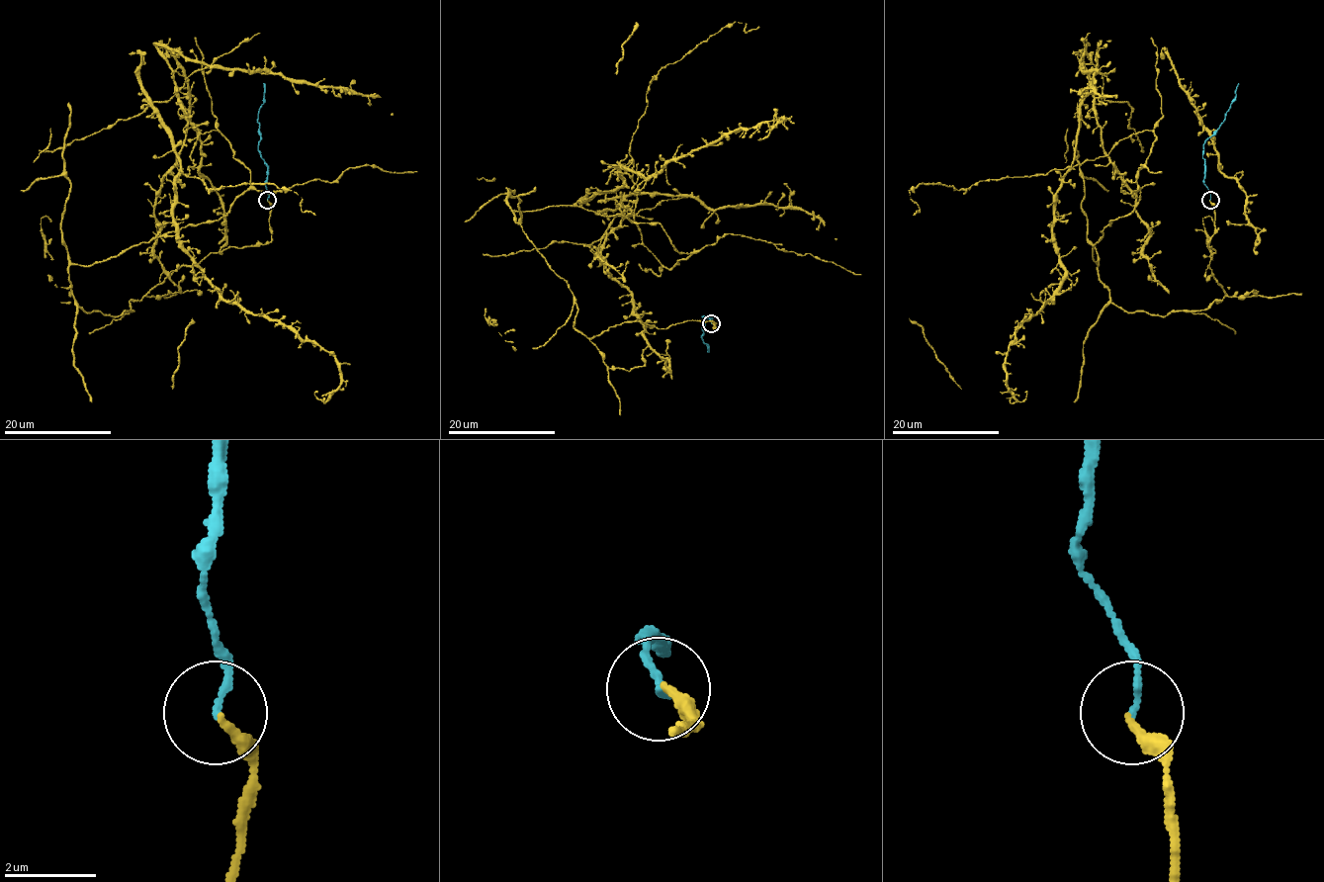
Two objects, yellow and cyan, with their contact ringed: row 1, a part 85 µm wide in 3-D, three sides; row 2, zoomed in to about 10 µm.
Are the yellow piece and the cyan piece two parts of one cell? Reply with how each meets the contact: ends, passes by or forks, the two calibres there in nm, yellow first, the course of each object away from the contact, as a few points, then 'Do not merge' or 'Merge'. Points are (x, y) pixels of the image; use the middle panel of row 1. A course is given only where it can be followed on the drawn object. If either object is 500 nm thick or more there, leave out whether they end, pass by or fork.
At the ring yellow ends. At the ring cyan ends. Thickness 280 nm (yellow) against 140 nm. Course of yellow: (712, 322), (580, 333), (513, 211), (660, 224), (694, 250), (666, 269), (618, 168), (784, 120), (761, 138). Course of cyan: (711, 322), (711, 317), (702, 315), (705, 324), (701, 337), (707, 351). Merge

